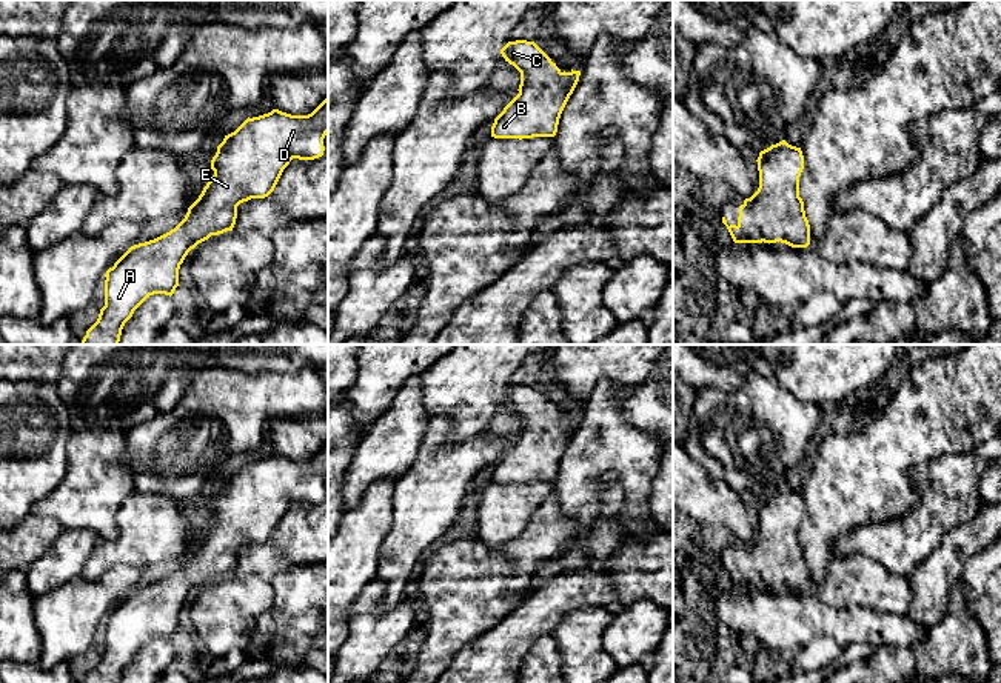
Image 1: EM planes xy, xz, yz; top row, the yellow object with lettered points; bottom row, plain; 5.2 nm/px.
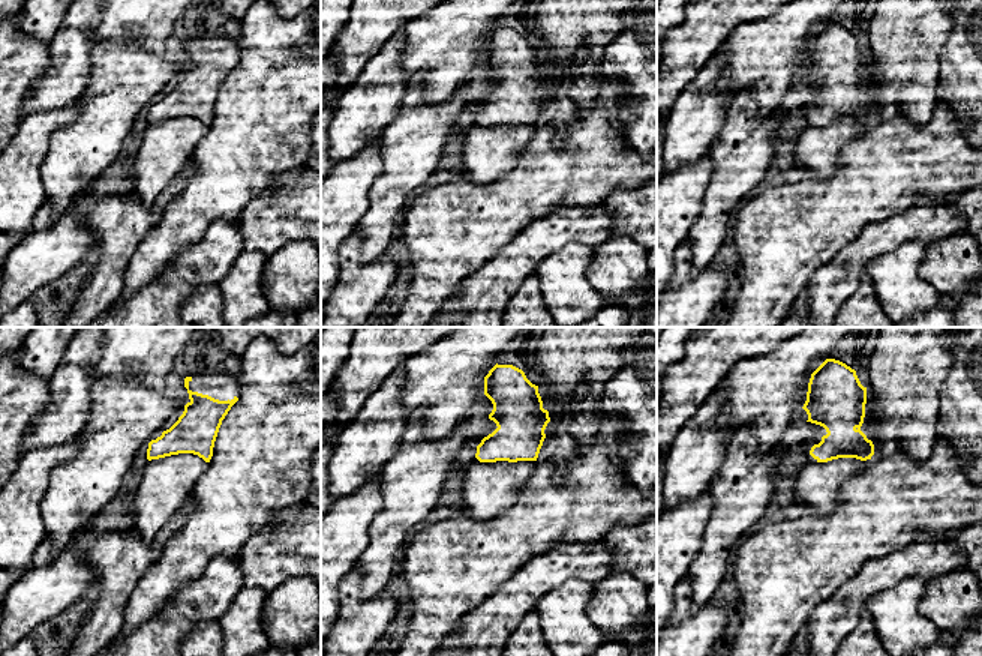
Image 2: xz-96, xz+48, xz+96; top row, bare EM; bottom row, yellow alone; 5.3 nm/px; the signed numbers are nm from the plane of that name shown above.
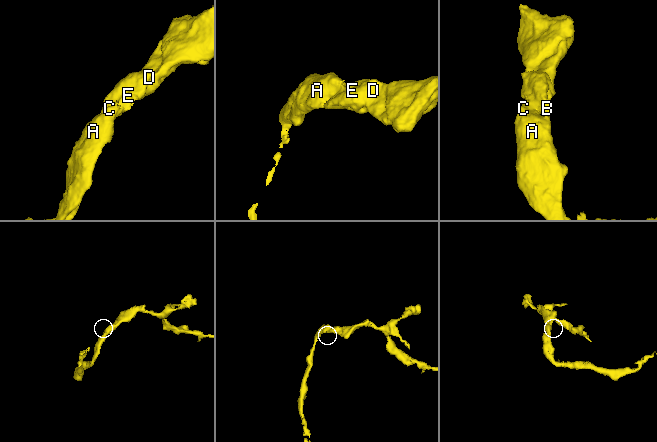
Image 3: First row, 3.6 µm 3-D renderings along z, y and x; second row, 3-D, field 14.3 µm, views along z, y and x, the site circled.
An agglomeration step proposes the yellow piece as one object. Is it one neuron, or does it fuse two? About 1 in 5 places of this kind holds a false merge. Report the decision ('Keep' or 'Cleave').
Keep

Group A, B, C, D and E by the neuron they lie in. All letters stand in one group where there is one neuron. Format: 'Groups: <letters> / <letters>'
Groups: A B C D E

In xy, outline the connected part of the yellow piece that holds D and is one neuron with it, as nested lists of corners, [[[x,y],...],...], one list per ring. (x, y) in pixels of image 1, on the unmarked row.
[[[328,441],[308,460],[291,460],[279,454],[246,463],[234,477],[225,480],[211,505],[214,520],[185,563],[169,577],[131,591],[105,618],[105,651],[83,683],[120,683],[134,655],[154,638],[172,640],[179,631],[179,614],[185,601],[211,580],[233,575],[237,551],[251,543],[268,541],[283,514],[293,503],[314,505],[323,500],[328,478]]]

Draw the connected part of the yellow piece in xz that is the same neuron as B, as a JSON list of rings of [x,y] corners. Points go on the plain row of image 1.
[[[508,386],[500,398],[521,417],[521,429],[519,438],[494,463],[491,481],[554,481],[581,415],[562,417],[534,386]]]

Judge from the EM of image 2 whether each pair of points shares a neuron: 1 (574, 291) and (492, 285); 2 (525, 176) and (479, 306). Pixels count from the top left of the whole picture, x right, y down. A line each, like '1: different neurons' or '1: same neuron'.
1: different neurons
2: different neurons

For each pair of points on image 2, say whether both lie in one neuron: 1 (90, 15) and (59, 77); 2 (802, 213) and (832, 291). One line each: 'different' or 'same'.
1: same
2: different

